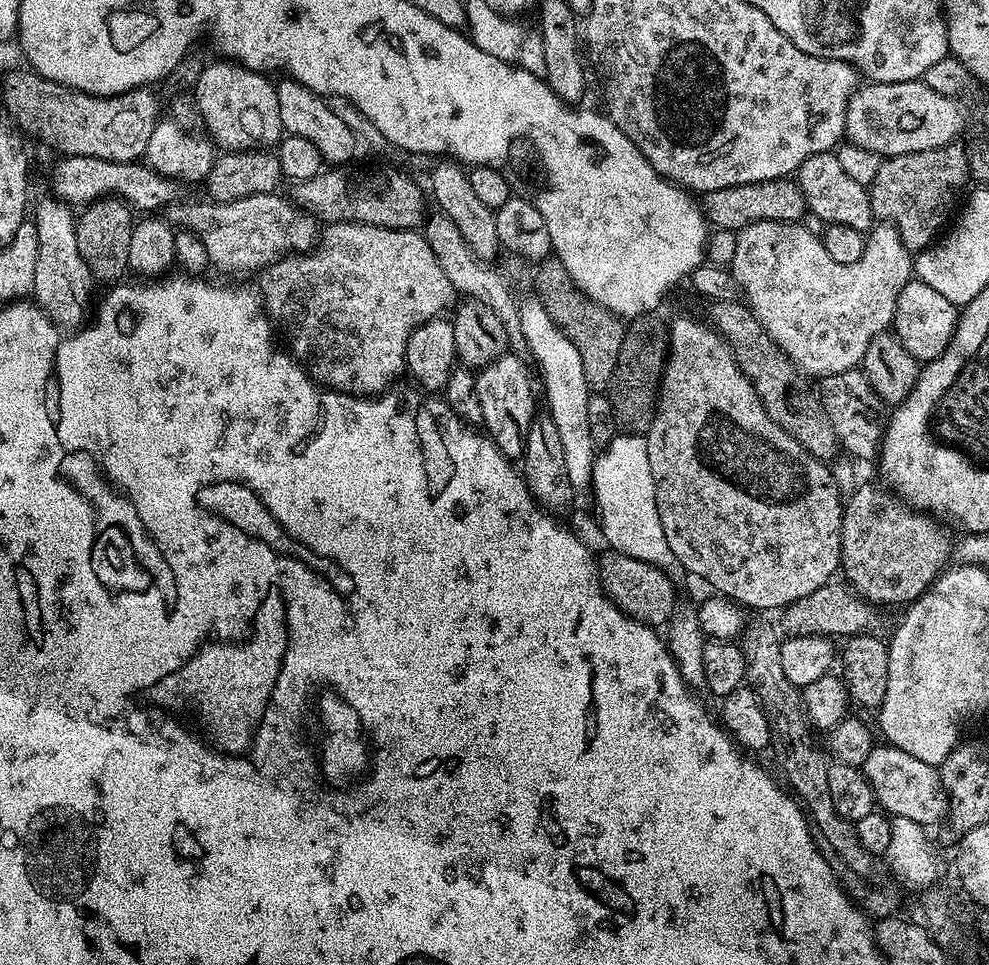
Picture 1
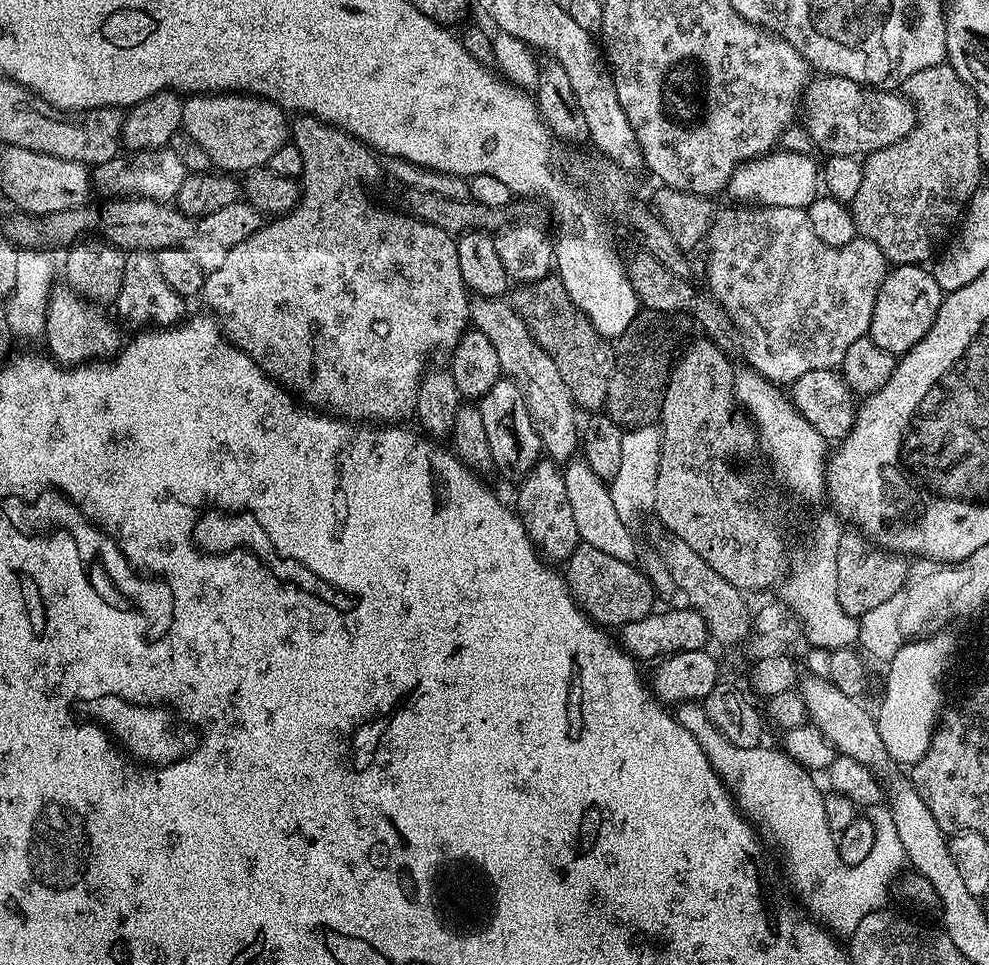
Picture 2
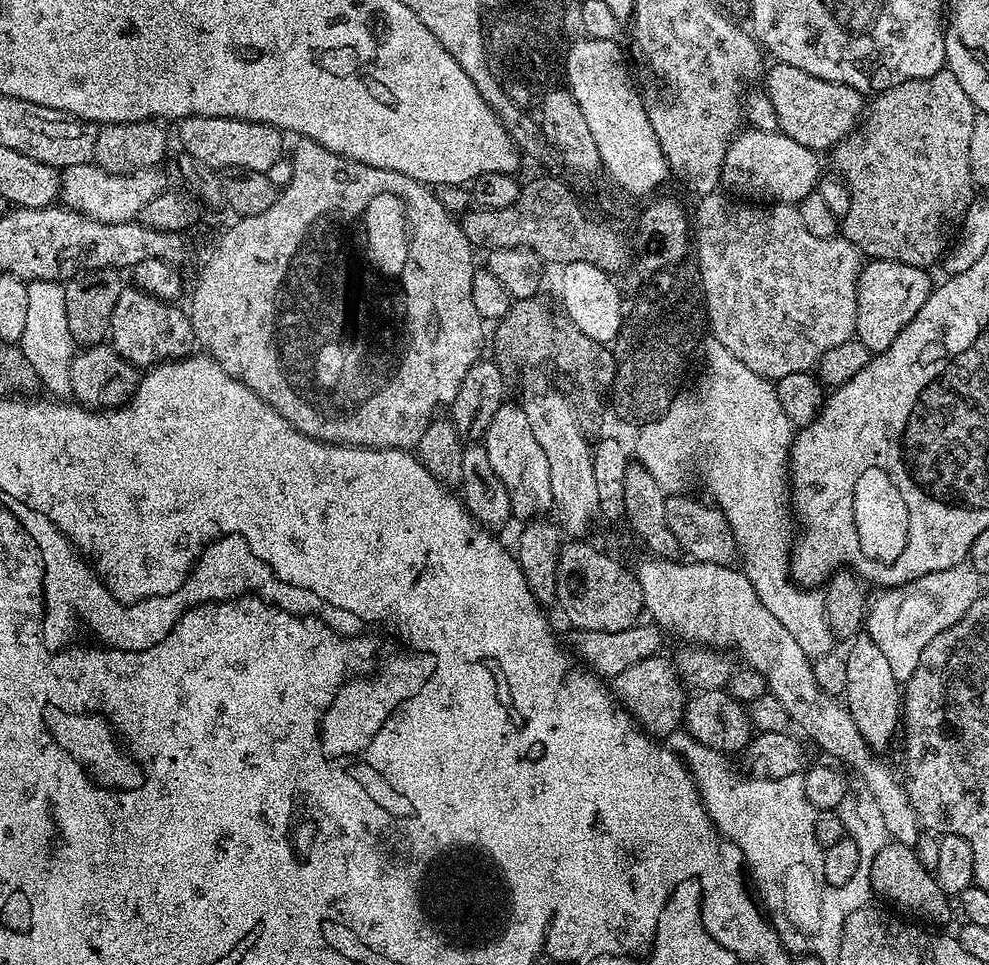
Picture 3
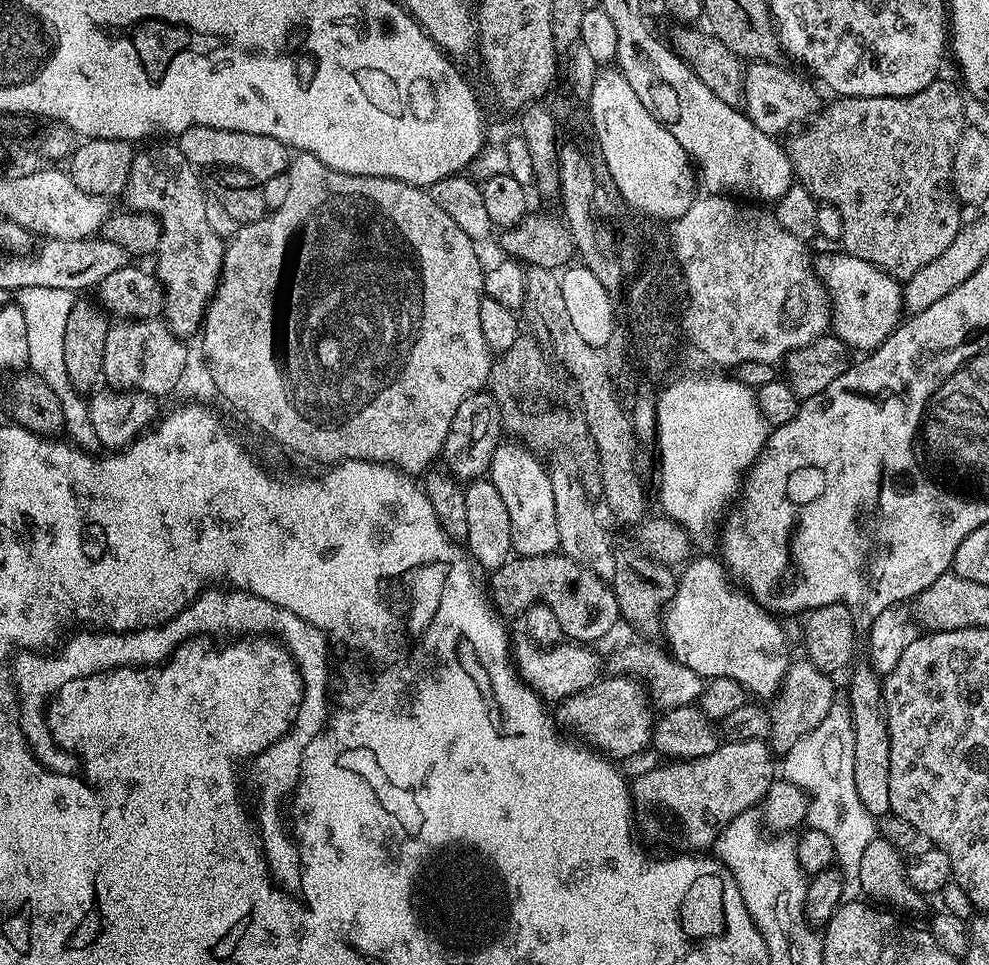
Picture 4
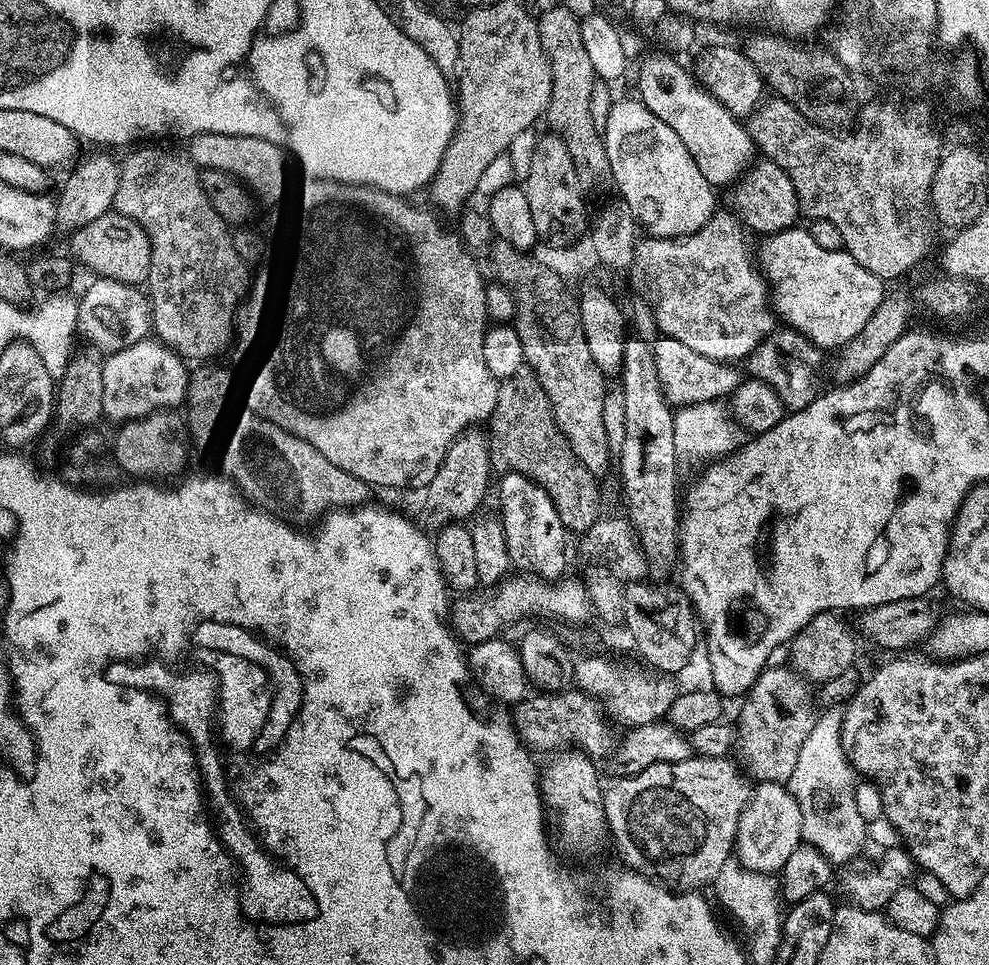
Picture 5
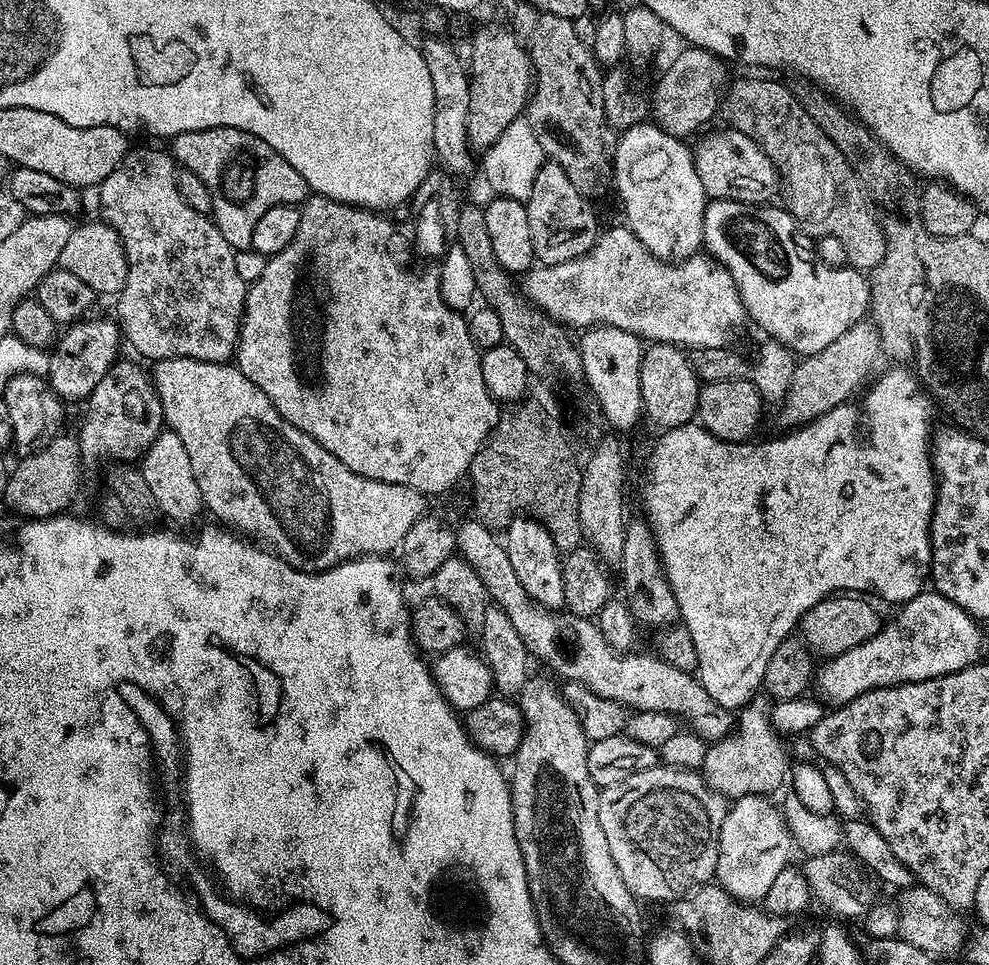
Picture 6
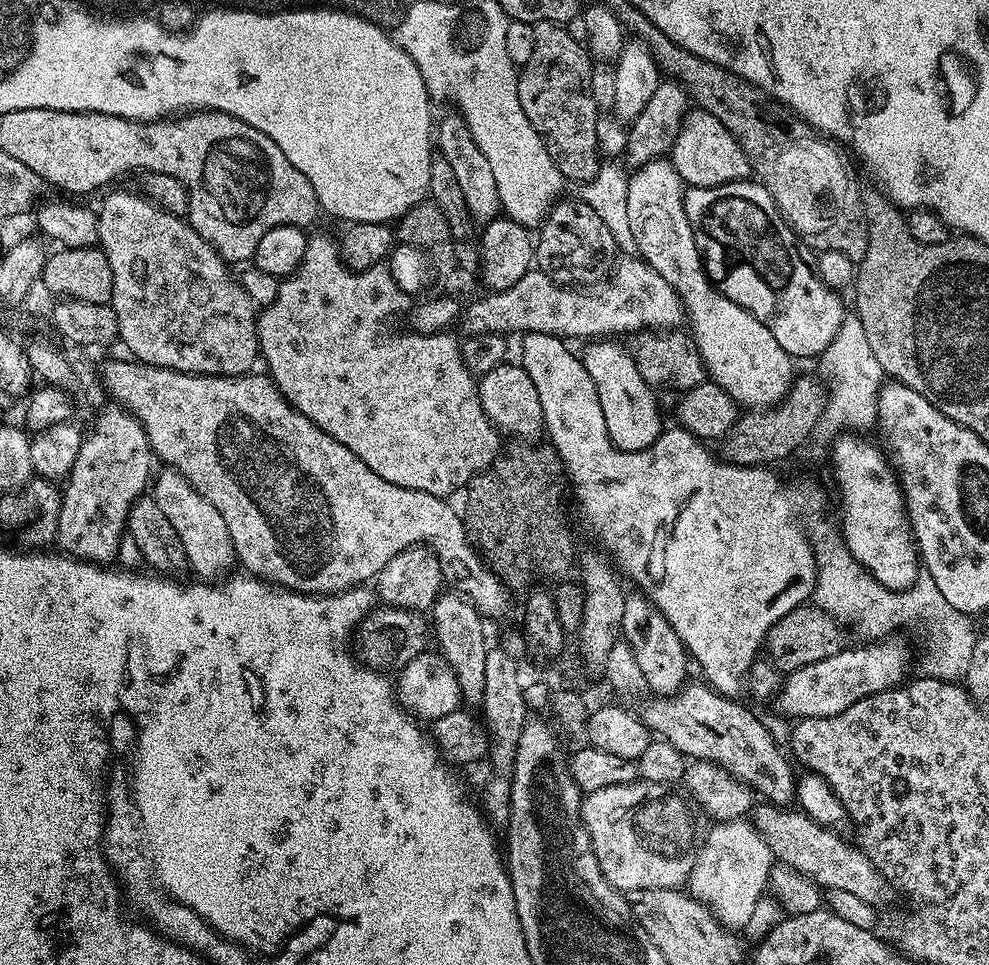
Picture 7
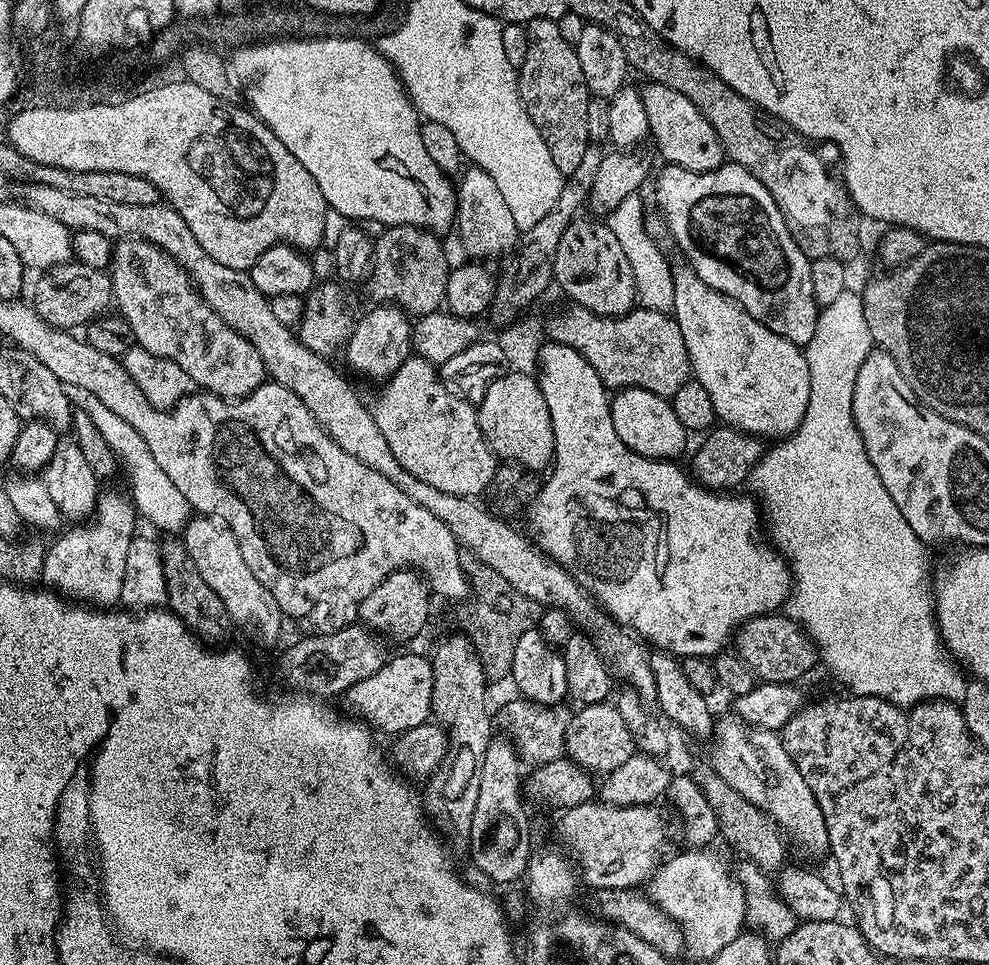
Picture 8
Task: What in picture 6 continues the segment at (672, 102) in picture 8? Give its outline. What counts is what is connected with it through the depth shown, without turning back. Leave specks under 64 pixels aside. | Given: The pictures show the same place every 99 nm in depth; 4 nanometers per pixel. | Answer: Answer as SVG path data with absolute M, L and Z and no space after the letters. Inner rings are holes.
M725 127L725 132L712 132L700 145L695 145L694 159L698 178L702 181L702 190L709 200L733 200L739 204L759 204L768 206L777 199L781 191L780 173L774 162L746 134L735 128Z

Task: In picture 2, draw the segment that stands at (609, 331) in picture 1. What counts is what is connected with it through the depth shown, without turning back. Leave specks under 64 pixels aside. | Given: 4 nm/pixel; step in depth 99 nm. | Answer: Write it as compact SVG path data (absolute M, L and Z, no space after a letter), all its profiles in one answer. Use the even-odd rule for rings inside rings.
M553 274L538 282L530 282L513 287L510 292L512 309L526 322L530 334L550 354L560 372L568 372L566 386L572 392L577 409L584 408L588 414L599 413L604 408L606 395L605 381L608 381L612 368L612 356L608 348L594 334L594 326L570 298L568 288L562 286L559 275Z

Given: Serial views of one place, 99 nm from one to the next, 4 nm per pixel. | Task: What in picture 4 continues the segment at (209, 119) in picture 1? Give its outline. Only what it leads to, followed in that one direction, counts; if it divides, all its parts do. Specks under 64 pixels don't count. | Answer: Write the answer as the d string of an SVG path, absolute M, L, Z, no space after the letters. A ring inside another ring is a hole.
M210 126L187 128L178 138L178 146L182 154L186 154L186 158L194 165L237 168L250 174L258 182L274 178L274 174L287 172L290 161L288 145L283 144L278 138L266 138L266 134L218 130Z

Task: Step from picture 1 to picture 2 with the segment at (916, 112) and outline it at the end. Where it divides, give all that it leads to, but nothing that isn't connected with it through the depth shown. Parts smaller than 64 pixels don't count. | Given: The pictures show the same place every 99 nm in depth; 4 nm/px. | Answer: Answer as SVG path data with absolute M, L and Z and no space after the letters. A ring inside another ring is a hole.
M841 76L816 79L804 90L802 120L813 145L828 156L869 156L905 140L918 125L911 100L899 91L869 88Z

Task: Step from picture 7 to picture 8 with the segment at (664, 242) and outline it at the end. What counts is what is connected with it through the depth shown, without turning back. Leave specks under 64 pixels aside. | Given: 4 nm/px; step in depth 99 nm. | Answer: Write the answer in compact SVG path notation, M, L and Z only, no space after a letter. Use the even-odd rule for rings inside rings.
M687 266L677 267L673 274L673 280L674 300L671 311L674 313L674 319L678 322L678 330L682 330L682 338L686 338L686 350L692 363L692 376L702 386L706 386L706 394L710 394L710 402L714 402L717 421L733 428L739 428L741 432L748 432L751 436L759 436L761 438L769 438L768 436L776 436L772 438L787 438L791 436L802 422L802 418L806 414L806 406L810 402L810 366L806 366L803 347L790 342L786 338L782 338L778 334L774 334L774 330L762 326L762 322L755 320L743 306L737 304L736 301L731 300L728 296L722 295L718 290L706 286L706 282L702 282L702 278L698 278L698 274L692 271L691 268Z

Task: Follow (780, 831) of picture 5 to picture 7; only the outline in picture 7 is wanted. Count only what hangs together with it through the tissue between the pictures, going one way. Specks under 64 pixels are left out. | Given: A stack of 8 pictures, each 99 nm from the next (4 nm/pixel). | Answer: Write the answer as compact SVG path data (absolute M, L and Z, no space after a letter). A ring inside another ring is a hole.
M747 819L725 820L713 823L711 827L708 837L705 840L703 837L699 845L696 861L688 875L686 892L698 902L705 904L716 915L719 924L729 930L743 930L750 919L750 914L753 913L754 906L766 895L768 875L772 869L774 857L770 846L766 846L762 834L758 834L756 827Z

